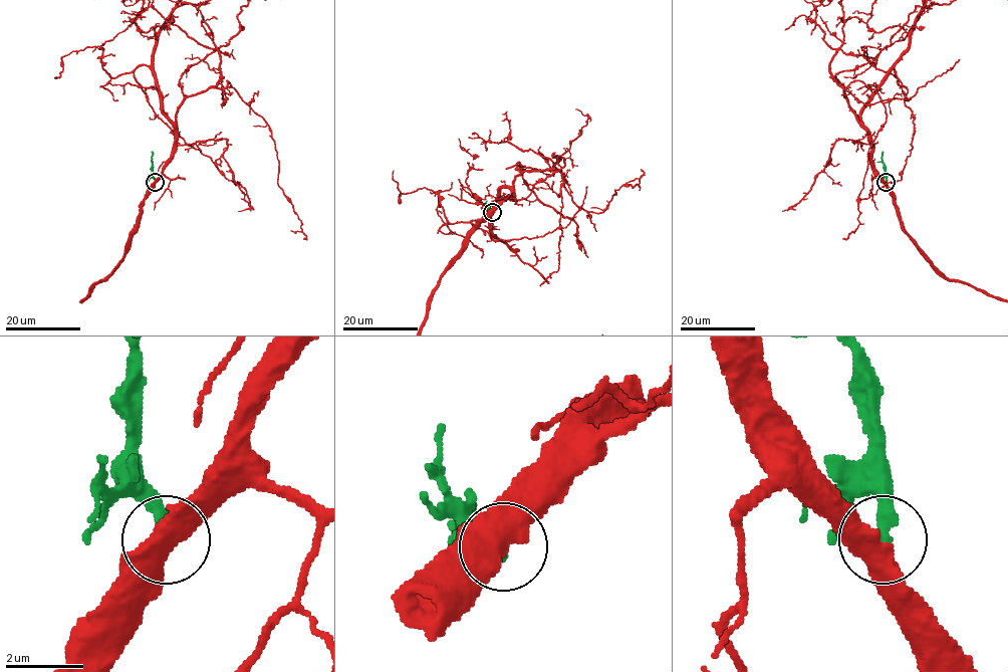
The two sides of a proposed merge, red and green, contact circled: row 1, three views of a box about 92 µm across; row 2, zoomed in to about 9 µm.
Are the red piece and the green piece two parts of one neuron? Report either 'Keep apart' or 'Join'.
Keep apart

